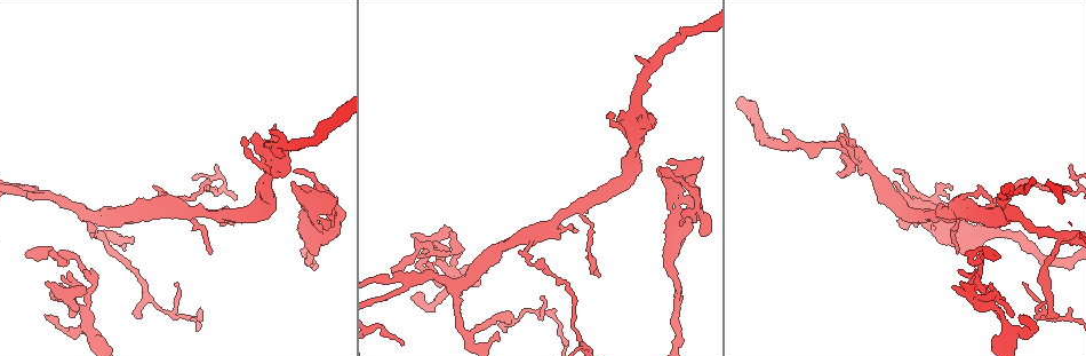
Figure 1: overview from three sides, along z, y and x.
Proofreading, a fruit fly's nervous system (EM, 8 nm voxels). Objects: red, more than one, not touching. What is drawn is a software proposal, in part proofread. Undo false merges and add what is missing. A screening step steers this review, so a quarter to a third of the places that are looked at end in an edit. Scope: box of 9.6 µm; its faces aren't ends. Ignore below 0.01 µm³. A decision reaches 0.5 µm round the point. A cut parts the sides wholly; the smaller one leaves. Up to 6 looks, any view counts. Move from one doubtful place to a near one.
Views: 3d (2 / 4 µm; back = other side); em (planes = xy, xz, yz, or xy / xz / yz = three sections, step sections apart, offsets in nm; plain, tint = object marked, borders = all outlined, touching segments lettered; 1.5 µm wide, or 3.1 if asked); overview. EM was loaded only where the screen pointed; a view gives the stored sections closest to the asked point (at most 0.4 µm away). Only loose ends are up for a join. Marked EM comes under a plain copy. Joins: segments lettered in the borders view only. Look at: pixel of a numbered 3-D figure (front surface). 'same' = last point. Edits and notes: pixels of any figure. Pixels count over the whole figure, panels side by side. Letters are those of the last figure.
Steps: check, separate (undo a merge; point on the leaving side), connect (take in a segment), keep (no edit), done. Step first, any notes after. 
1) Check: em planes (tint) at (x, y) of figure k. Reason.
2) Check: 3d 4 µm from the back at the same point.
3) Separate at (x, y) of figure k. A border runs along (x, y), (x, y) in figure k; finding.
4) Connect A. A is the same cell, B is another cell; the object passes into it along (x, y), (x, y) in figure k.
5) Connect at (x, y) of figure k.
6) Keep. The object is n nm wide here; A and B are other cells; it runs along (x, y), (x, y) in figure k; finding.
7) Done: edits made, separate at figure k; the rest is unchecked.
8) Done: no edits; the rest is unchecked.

Check: em planes (borders) at (961, 208) of figure 1. Thick turns thin.

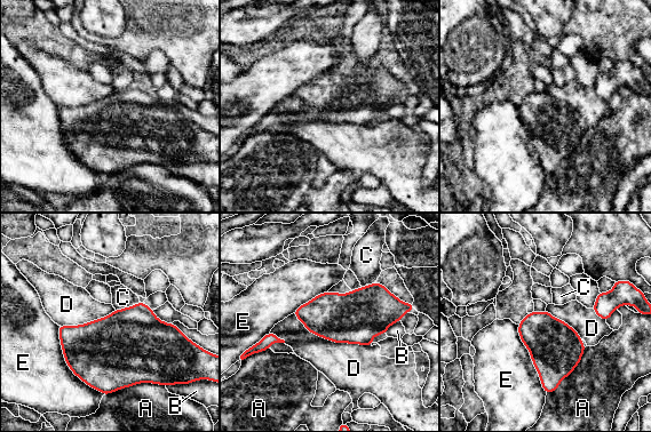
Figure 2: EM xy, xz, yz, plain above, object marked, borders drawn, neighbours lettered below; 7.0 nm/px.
Keep. The longest contact is with D, 600 nm; A, B, C, D and E are other cells; a border runs along (58, 326), (68, 367), (104, 394) in figure 2; all the same neuron.

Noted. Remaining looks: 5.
Check: 3d 4 µm at (401, 343) of figure 1. Tapers out.

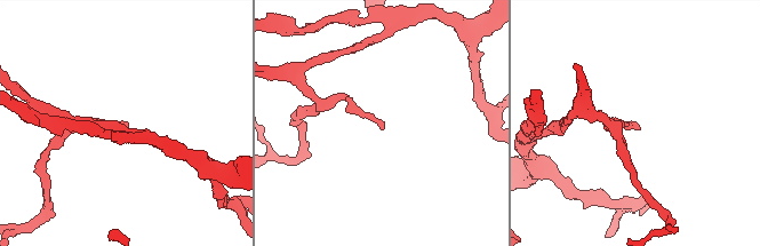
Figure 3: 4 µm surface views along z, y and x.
Check: em xy step 8 (borders) at (383, 128) of figure 3.

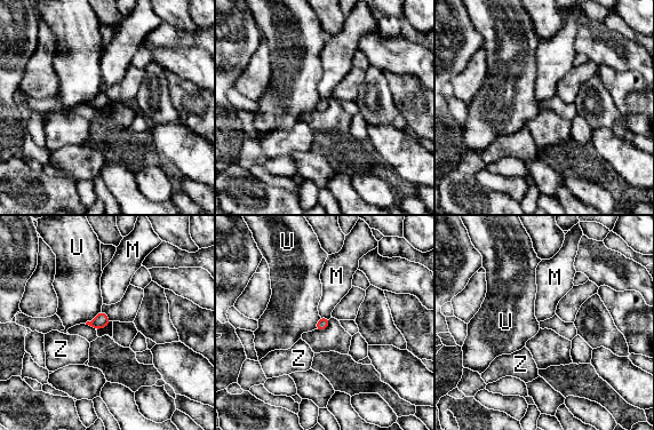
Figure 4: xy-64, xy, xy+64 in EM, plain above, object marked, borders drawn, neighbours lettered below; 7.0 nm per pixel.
Check: em planes (borders) at the same point.

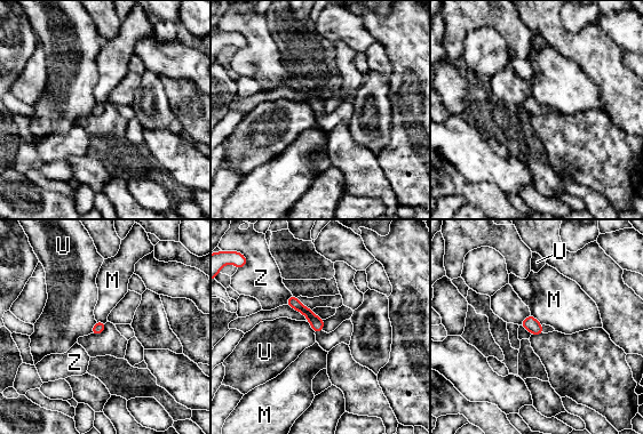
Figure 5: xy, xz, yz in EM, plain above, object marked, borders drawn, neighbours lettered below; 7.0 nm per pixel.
Keep. The object is 80 nm wide here; the longest contact is with M, 110 nm; M, U and Z are other cells; no lettered segment goes on from it.

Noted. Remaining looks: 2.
Check: em yz step 4 (borders) at (856, 157) of figure 1. Thin neck.

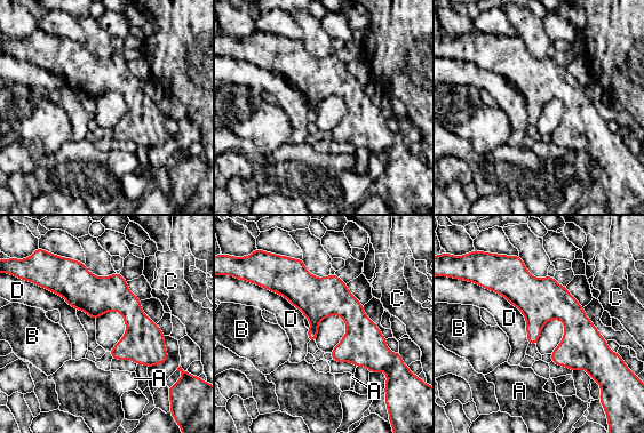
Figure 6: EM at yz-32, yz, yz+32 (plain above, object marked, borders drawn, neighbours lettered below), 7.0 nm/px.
Check: em planes (borders) at the same point. Cut it another way.

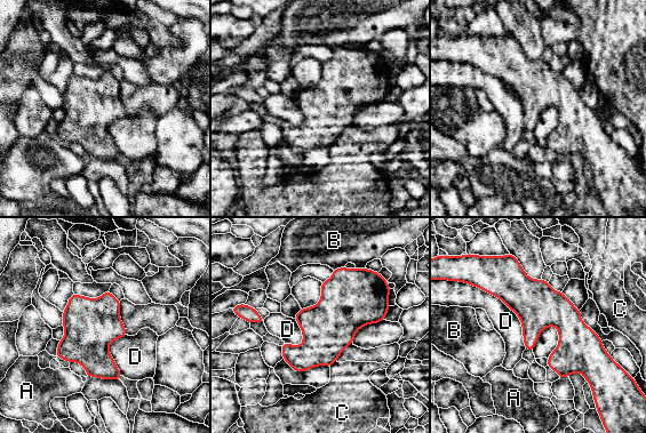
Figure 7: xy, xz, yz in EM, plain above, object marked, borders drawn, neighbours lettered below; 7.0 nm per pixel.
Keep. A, B, C and D are other cells; one neuron here.

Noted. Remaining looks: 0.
Done: no edits; the rest is unchecked.

